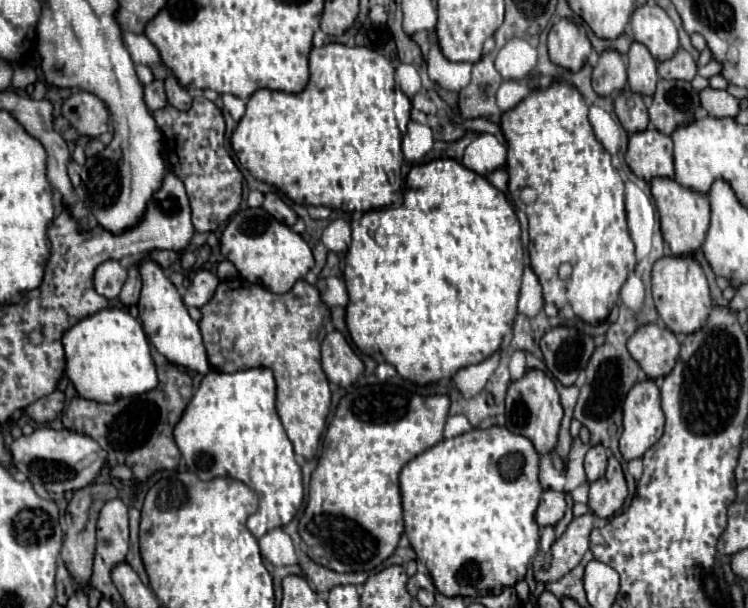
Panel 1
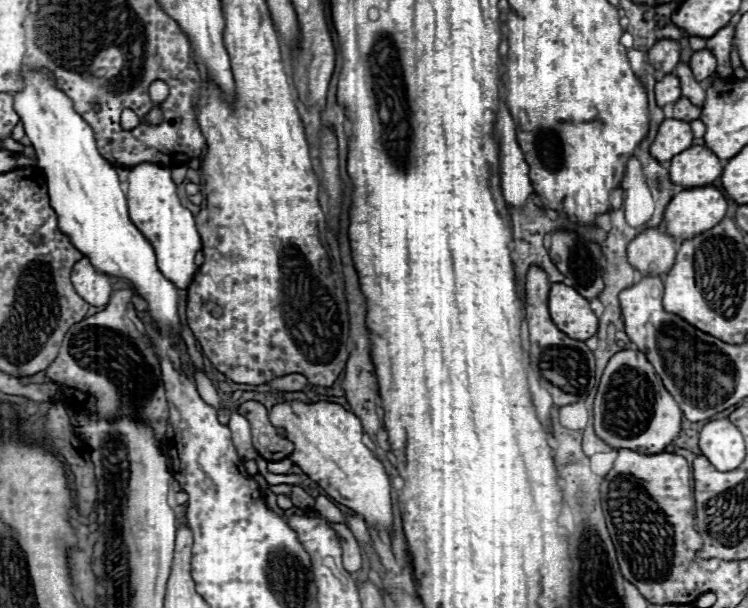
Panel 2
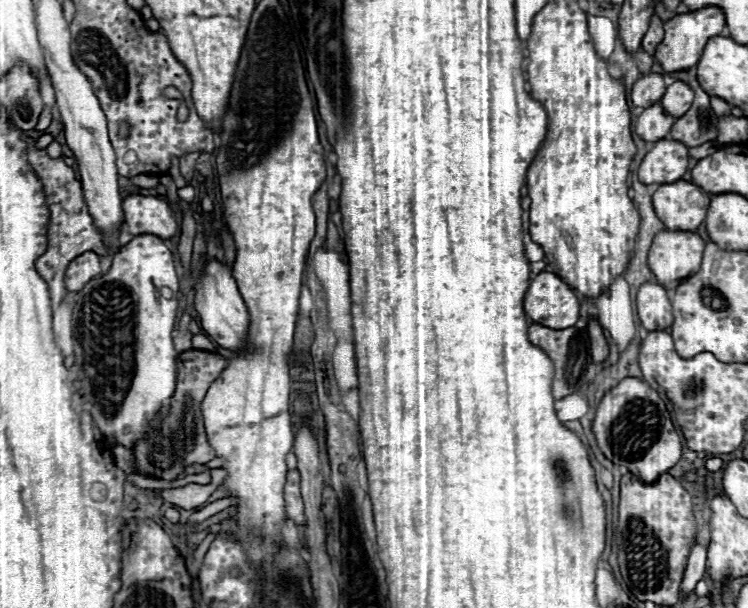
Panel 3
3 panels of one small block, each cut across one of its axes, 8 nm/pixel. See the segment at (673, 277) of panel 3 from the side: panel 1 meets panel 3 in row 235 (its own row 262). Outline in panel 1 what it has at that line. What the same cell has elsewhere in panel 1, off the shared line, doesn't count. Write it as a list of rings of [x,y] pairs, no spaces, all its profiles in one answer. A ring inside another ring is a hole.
[[[664,256],[652,270],[652,296],[662,324],[674,334],[694,334],[712,312],[712,296],[706,276],[694,256]]]

